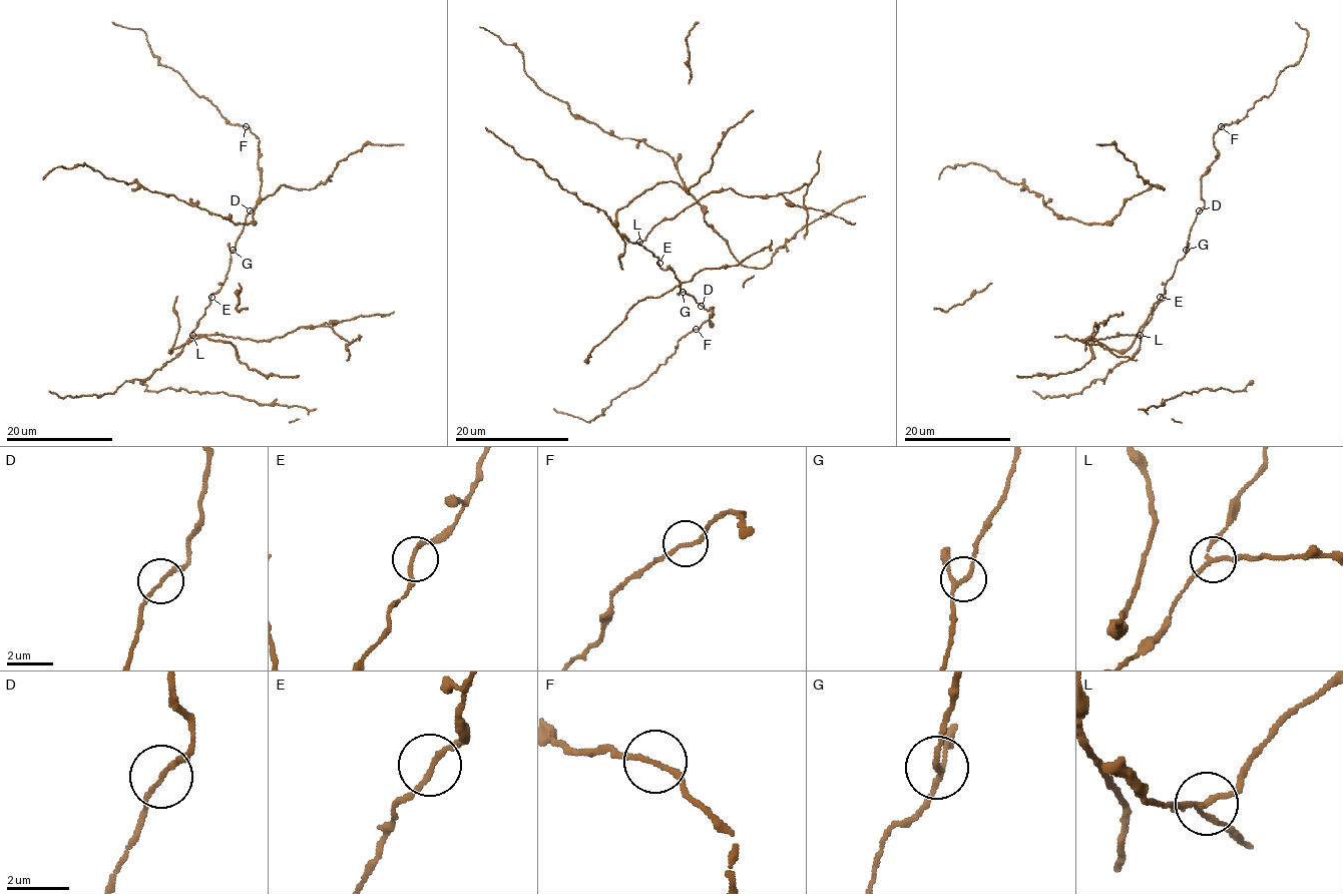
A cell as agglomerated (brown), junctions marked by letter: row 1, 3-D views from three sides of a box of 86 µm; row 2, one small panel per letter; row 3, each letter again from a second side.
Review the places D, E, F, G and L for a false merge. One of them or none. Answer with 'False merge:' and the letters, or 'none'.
False merge: L

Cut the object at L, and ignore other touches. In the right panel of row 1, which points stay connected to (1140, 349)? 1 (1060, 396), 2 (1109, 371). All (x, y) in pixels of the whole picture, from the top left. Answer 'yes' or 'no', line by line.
1: yes
2: yes

